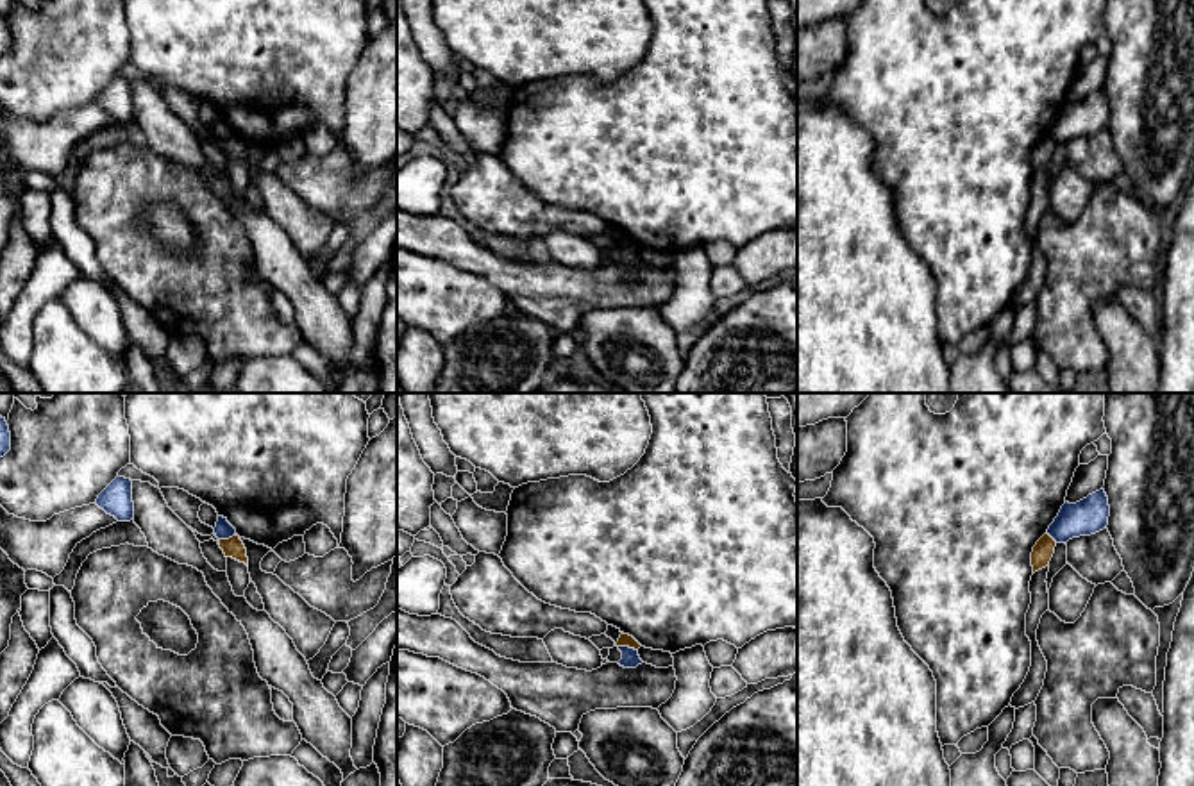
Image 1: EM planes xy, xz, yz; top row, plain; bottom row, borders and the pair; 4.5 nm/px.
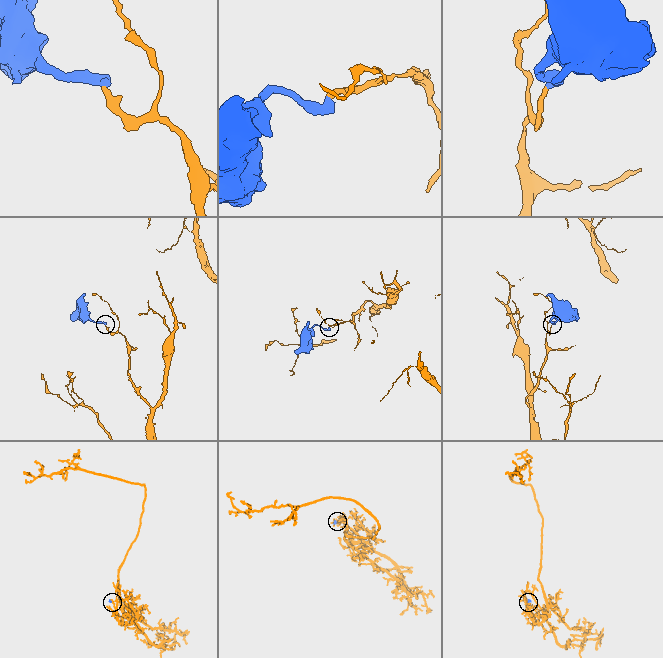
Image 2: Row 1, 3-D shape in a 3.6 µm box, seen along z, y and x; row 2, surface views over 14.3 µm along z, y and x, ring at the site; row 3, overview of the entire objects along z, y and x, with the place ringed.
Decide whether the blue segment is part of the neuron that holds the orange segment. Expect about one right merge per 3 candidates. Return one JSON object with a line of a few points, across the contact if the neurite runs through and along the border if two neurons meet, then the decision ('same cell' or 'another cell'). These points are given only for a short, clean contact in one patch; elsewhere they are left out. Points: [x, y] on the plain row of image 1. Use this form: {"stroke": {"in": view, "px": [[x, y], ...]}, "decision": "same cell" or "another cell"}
{"stroke": {"in": "xz", "px": [[619, 245], [637, 250]]}, "decision": "another cell"}

